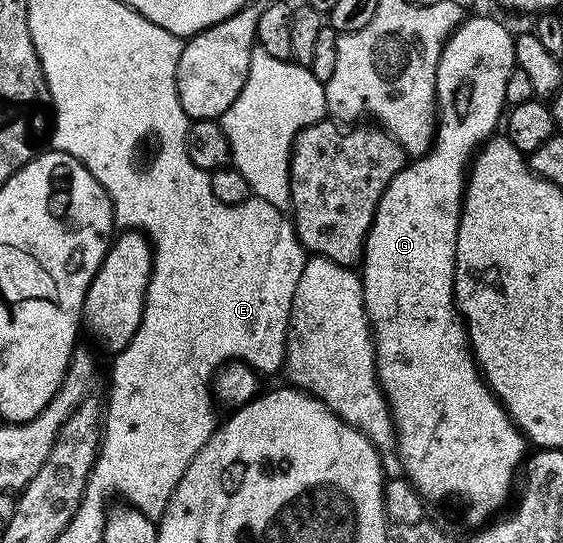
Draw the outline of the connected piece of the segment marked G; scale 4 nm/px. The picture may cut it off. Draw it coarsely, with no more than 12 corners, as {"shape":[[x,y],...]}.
{"shape":[[467,17],[431,150],[367,231],[363,307],[406,478],[508,506],[529,443],[455,305],[469,164],[515,41]]}

